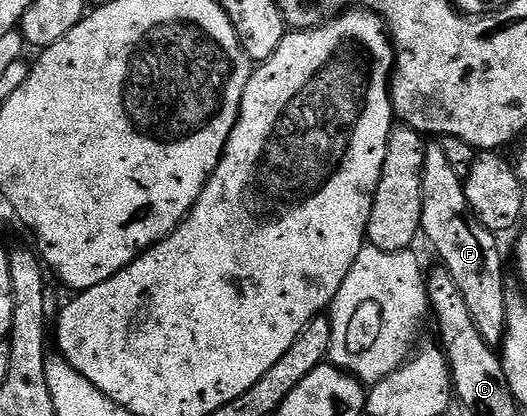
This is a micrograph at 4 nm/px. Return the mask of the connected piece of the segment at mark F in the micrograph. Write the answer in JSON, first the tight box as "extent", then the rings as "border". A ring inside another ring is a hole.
{"extent":[421,142,510,346],"border":[[[439,142],[426,143],[423,154],[423,214],[421,215],[421,236],[429,239],[431,247],[437,251],[440,263],[455,278],[455,286],[459,286],[459,294],[463,294],[463,302],[467,302],[467,310],[471,313],[471,322],[475,322],[475,330],[479,330],[479,338],[490,346],[500,345],[505,339],[505,323],[507,322],[507,298],[510,293],[505,289],[505,260],[501,257],[501,248],[497,245],[498,237],[488,232],[475,218],[471,206],[467,202],[465,181],[455,174]]]}

